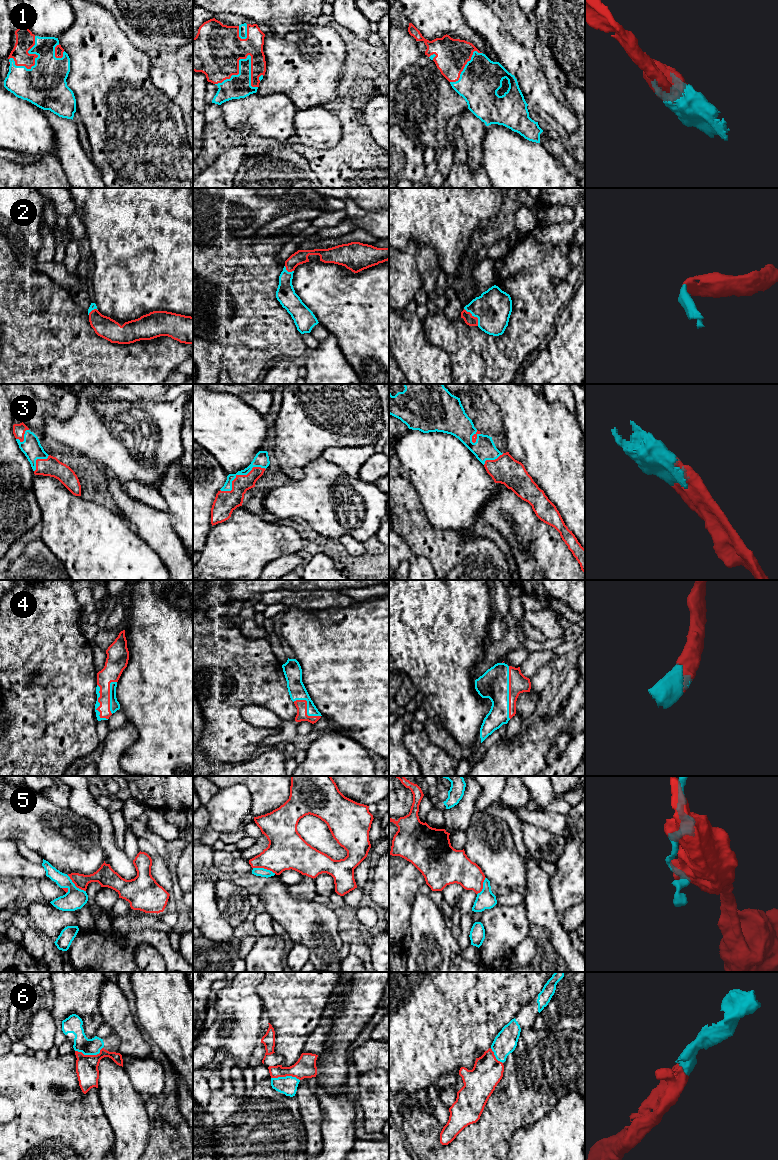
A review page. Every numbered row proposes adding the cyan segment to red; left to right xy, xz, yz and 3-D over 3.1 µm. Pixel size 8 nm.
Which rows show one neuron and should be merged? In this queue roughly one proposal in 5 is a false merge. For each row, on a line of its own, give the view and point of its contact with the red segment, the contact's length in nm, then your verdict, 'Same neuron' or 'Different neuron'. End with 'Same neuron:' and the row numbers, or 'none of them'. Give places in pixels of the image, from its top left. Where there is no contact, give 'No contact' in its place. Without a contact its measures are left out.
1: Touches red at xz (238, 72). Shared border 380 nm. Same neuron
2: Touches red at yz (473, 316). Shared border 180 nm. Same neuron
3: Touches red at xz (238, 475). Shared border 400 nm. Same neuron
4: Touches red at yz (509, 692). Shared border 420 nm. Same neuron
5: Touches red at xz (264, 868). Shared border 190 nm. Different neuron
6: Touches red at xy (89, 1055). Shared border 220 nm. Same neuron
Same neuron: 1, 2, 3, 4, 6

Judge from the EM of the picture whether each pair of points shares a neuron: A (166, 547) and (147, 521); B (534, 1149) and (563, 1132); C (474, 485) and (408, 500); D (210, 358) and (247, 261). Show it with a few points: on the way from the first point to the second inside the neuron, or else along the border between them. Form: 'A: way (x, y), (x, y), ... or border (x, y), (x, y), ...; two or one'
A: way (164, 541), (153, 527); one
B: way (540, 1141), (541, 1139), (555, 1139); one
C: border (408, 479), (428, 519); two
D: border (203, 338), (217, 343), (222, 348), (221, 366); two

